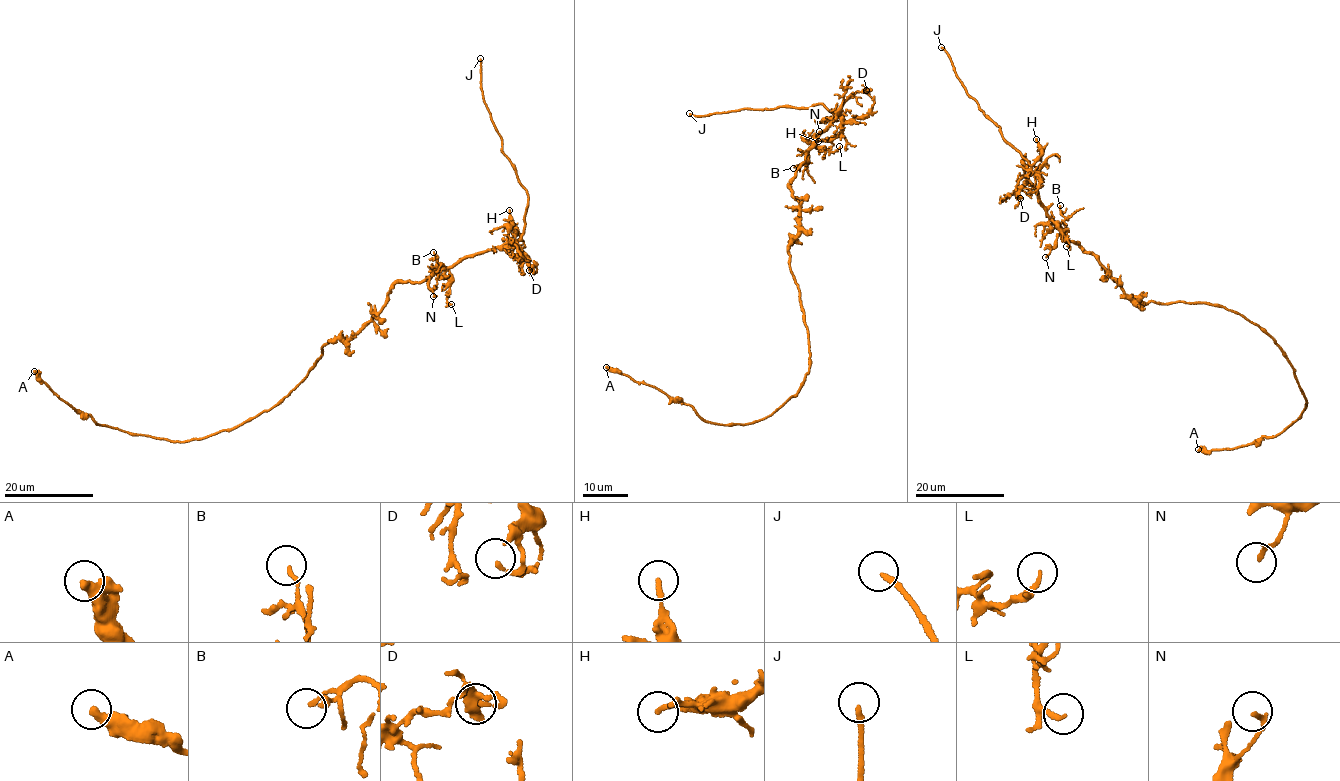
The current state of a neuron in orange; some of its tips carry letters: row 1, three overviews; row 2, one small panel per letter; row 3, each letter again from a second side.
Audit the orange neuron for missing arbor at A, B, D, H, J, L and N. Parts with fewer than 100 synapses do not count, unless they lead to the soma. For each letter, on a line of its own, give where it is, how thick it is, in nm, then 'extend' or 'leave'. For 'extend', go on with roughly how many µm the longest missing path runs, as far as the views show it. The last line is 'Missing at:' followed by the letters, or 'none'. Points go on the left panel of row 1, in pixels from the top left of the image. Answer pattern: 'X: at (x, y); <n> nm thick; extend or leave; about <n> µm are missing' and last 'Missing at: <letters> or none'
A: at (34, 371); 360 nm thick; leave
B: at (433, 252); 130 nm thick; leave
D: at (529, 270); 100 nm thick; leave
H: at (509, 210); 150 nm thick; leave
J: at (480, 58); 190 nm thick; extend; about 15 µm are missing
L: at (451, 304); 160 nm thick; leave
N: at (433, 296); 160 nm thick; leave
Missing at: J

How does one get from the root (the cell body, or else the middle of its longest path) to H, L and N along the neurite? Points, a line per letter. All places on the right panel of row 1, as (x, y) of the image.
H: (1144, 302), (1124, 297), (1093, 255), (1066, 242), (1063, 231), (1046, 215), (1028, 175), (1041, 154), (1036, 139)
L: (1144, 302), (1124, 297), (1117, 282), (1093, 255), (1066, 242), (1063, 231), (1052, 220), (1069, 243), (1066, 246)
N: (1144, 302), (1124, 297), (1117, 282), (1093, 255), (1066, 242), (1064, 236), (1058, 236), (1056, 246), (1045, 257)

